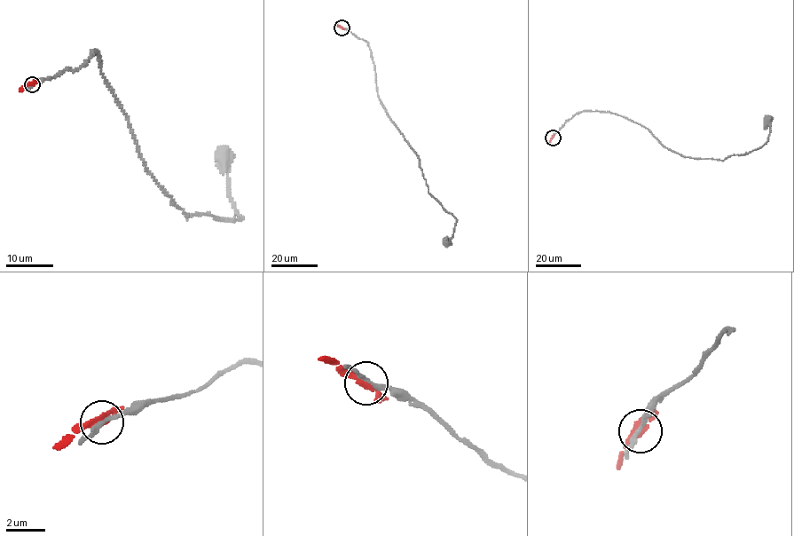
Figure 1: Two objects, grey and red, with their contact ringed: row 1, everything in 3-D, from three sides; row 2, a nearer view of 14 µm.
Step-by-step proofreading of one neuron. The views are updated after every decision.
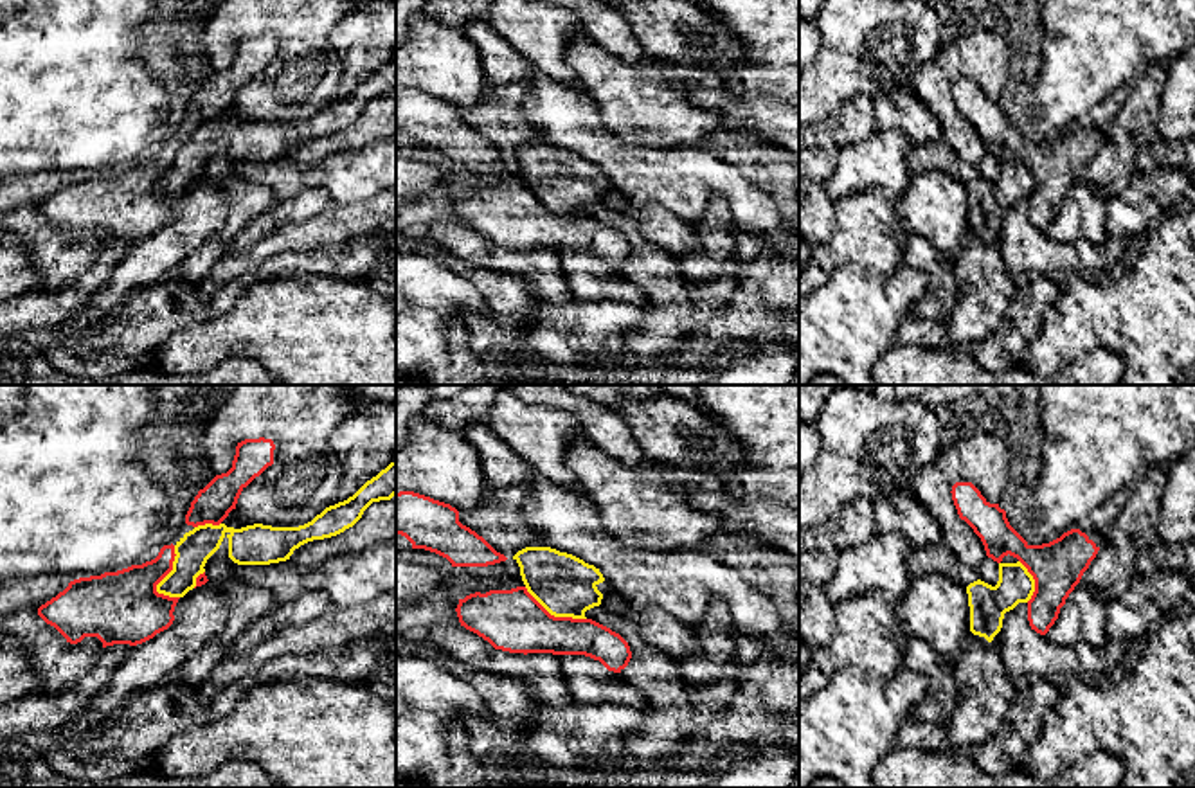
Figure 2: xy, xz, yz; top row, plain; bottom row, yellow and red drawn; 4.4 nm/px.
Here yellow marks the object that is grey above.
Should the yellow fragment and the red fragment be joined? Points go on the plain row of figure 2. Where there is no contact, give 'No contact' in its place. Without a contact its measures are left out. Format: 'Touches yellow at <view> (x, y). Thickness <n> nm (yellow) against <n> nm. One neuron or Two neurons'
Touches yellow at xy (168, 171). Thickness 150 nm (yellow) against 320 nm. Two neurons

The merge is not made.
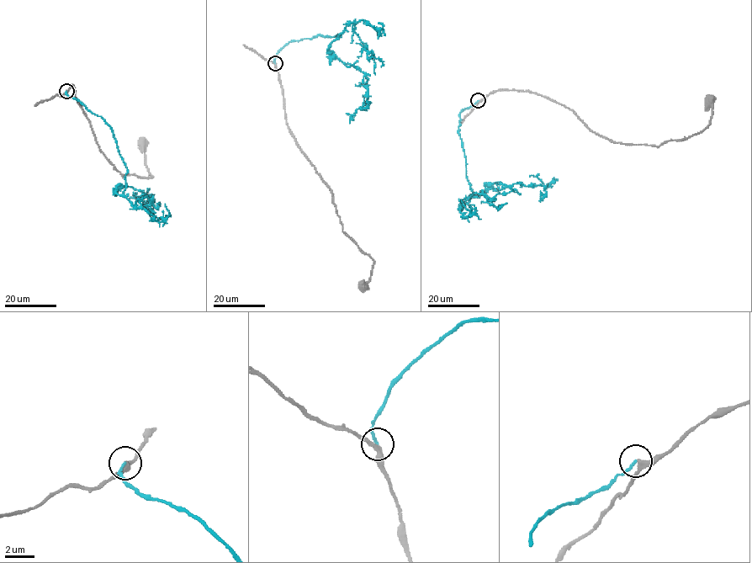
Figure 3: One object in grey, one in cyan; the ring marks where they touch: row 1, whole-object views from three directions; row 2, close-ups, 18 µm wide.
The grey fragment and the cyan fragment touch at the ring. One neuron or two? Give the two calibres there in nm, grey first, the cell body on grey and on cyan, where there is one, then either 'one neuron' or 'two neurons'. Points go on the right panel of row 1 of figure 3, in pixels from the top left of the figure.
300/180 nm | grey (710, 100) | cyan none | one neuron

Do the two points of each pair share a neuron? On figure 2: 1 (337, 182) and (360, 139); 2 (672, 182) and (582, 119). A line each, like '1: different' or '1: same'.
1: different
2: same

